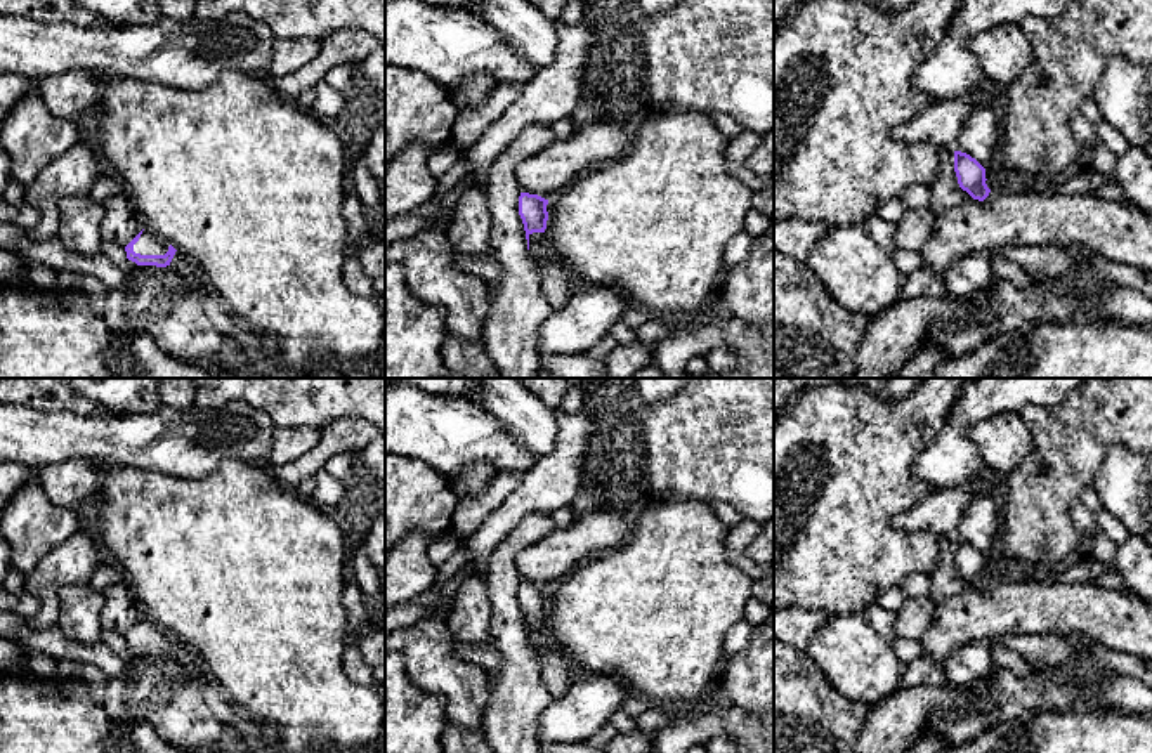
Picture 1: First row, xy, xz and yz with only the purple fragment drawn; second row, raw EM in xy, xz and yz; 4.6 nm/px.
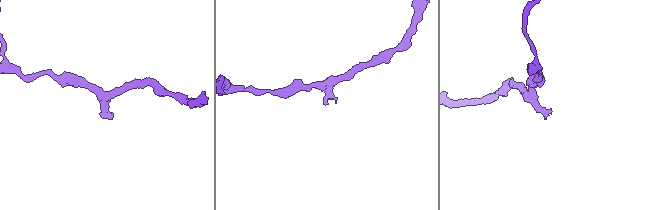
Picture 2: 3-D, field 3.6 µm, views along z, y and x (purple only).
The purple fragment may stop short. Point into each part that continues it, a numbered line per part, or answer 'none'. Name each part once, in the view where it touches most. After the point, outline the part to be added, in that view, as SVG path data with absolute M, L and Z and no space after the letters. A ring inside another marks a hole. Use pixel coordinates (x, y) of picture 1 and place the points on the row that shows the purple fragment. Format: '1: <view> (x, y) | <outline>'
1: xy (148, 243) | M144 229L139 241L134 245L134 252L141 255L165 255L170 243L151 231Z

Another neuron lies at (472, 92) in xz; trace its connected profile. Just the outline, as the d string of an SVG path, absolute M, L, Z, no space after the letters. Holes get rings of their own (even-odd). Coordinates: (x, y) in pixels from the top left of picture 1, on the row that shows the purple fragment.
M479 73L465 78L460 85L446 92L456 113L460 113L482 106L494 88L493 76L489 73Z

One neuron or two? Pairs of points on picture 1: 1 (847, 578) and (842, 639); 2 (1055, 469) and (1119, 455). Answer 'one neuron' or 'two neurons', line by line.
1: two neurons
2: two neurons

